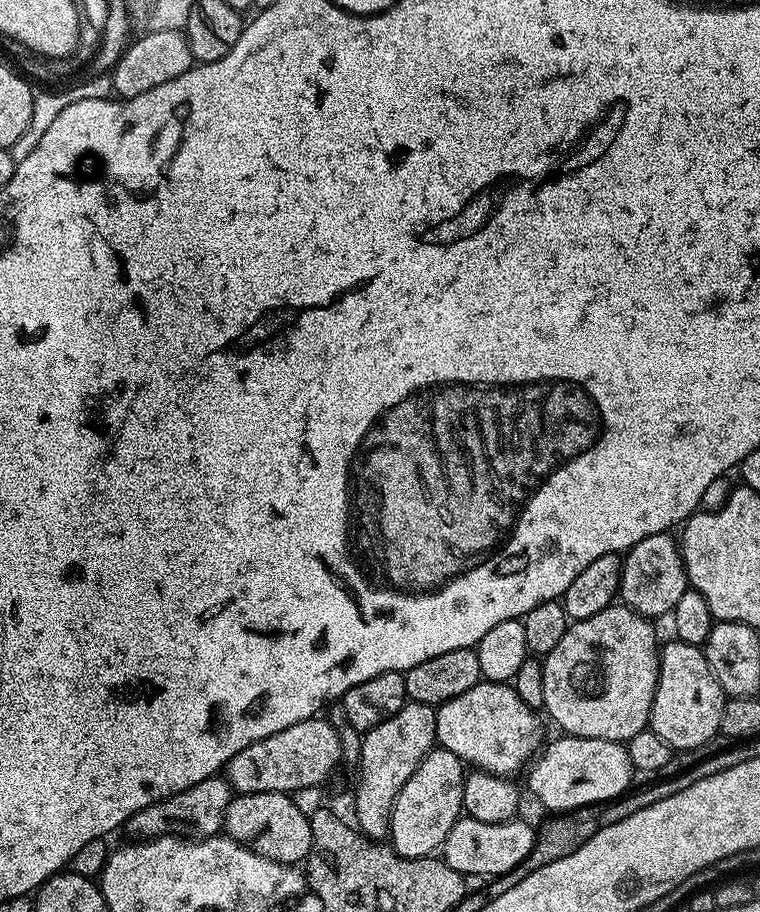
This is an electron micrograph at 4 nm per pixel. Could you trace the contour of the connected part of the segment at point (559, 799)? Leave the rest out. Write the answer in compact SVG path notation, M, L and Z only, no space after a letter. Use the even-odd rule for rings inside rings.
M567 734L561 735L561 740L556 740L552 745L549 746L541 753L540 759L542 760L535 766L534 772L528 778L528 788L549 808L549 813L552 814L563 814L566 812L571 812L578 808L586 808L589 806L600 806L603 800L608 800L607 802L615 801L617 798L625 795L629 791L628 783L631 782L632 776L634 777L634 769L632 767L632 762L628 757L628 749L625 747L621 741L618 740L603 740L602 738L582 738L581 736L570 736Z

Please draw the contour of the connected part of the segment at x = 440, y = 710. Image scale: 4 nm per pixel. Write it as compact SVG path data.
M481 682L436 708L436 739L439 747L453 752L465 765L508 778L541 751L540 720L536 716L537 709L526 706L511 683Z

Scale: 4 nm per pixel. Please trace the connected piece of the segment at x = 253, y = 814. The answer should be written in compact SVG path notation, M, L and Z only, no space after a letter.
M286 792L233 795L224 811L223 831L229 840L245 846L254 845L257 856L265 856L275 864L296 866L292 864L307 861L312 845L312 822L309 813L304 813L292 800L295 799Z

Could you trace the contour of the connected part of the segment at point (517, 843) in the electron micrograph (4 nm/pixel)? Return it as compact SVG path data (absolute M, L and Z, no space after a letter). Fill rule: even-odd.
M461 815L454 822L450 834L446 834L442 845L442 859L461 876L482 875L497 878L506 875L514 866L521 864L536 844L537 829L523 818L508 820L505 824L487 824Z

